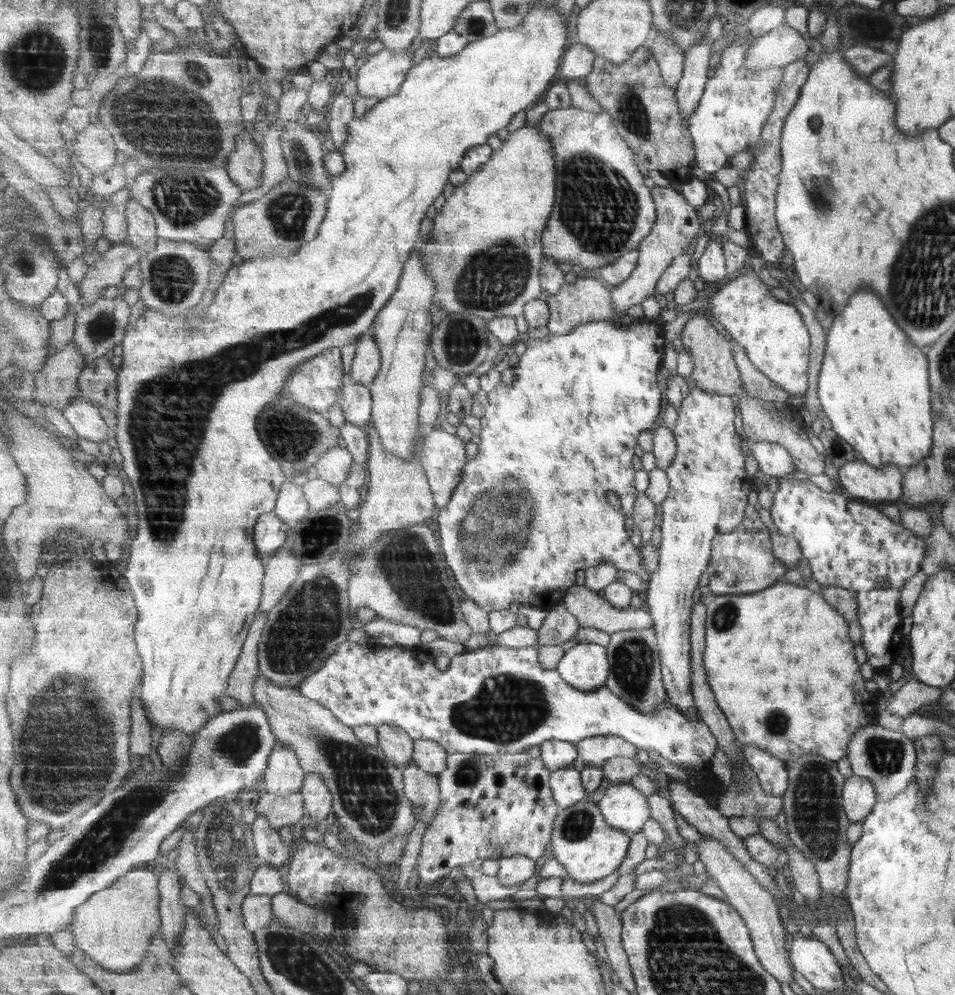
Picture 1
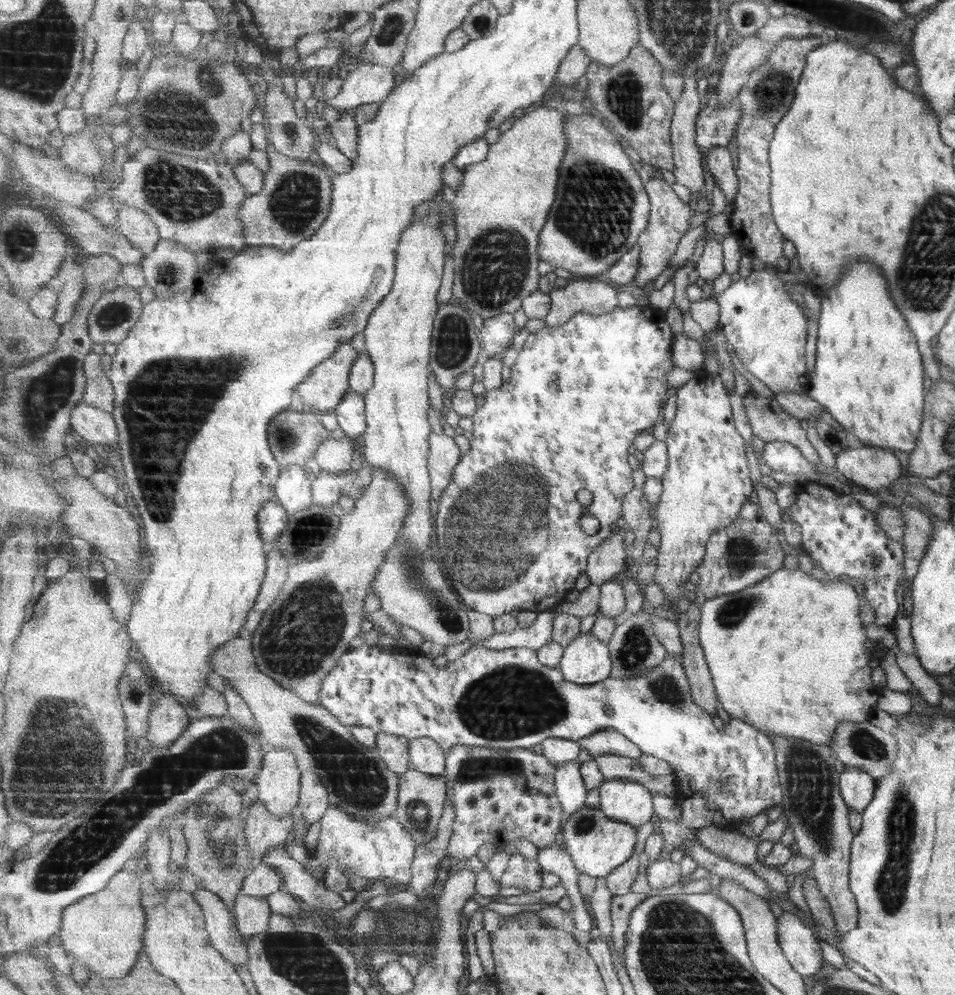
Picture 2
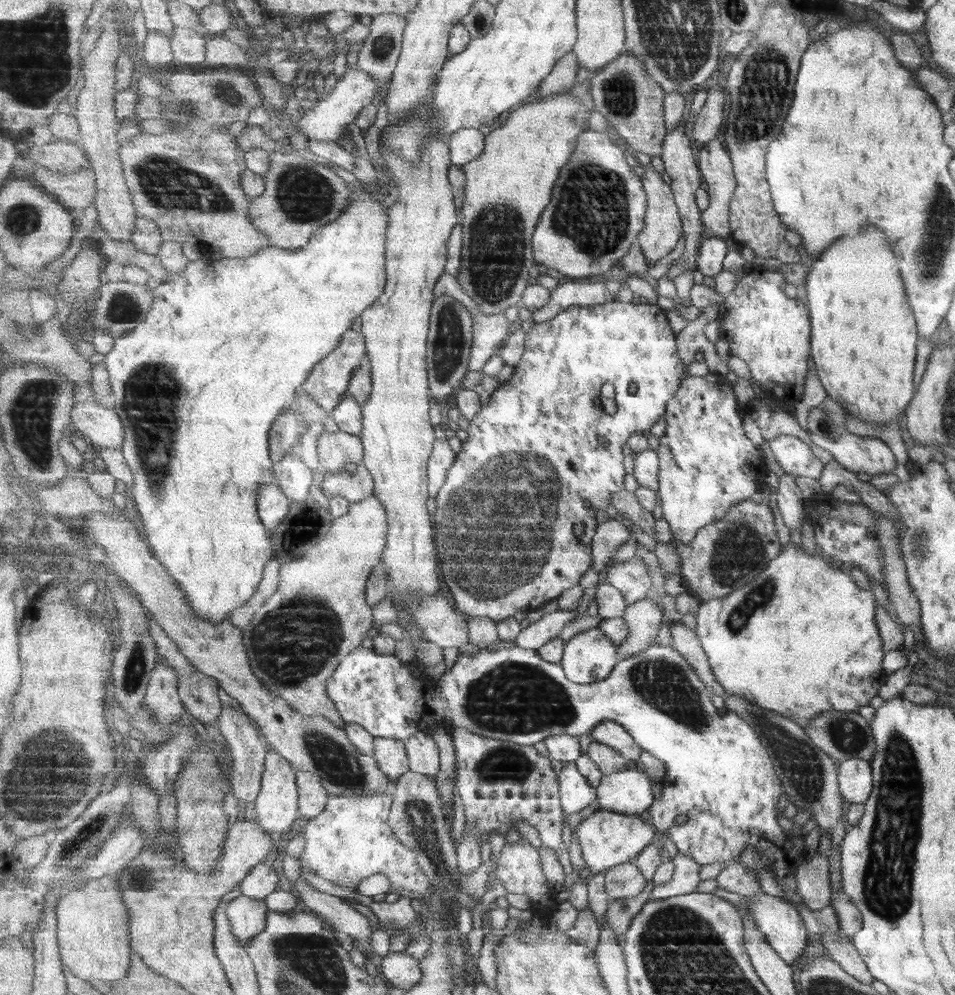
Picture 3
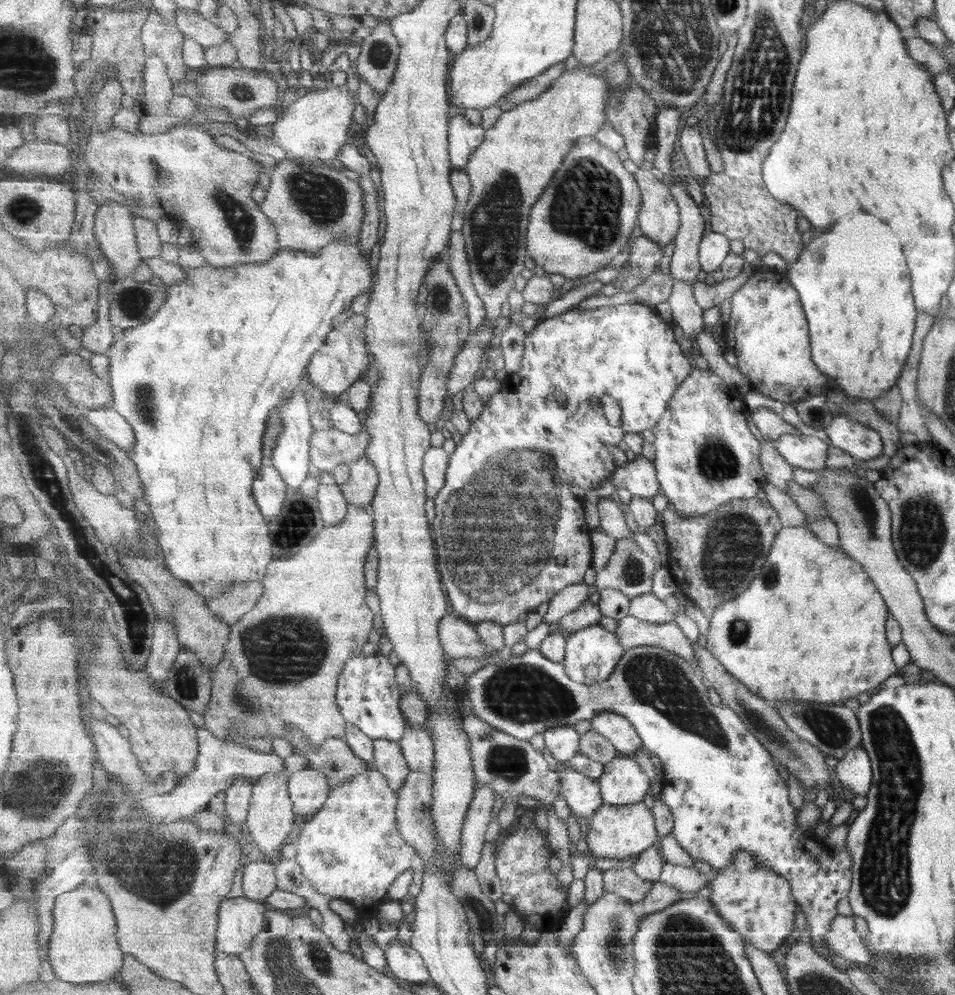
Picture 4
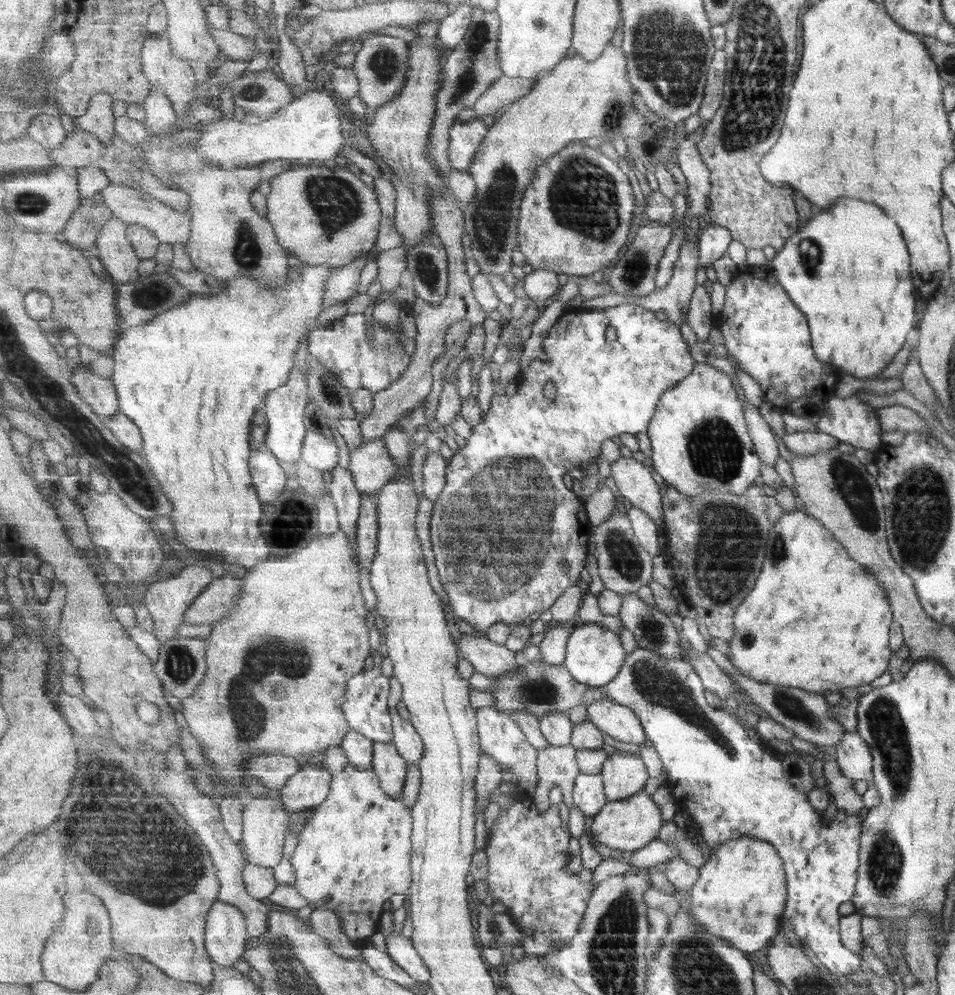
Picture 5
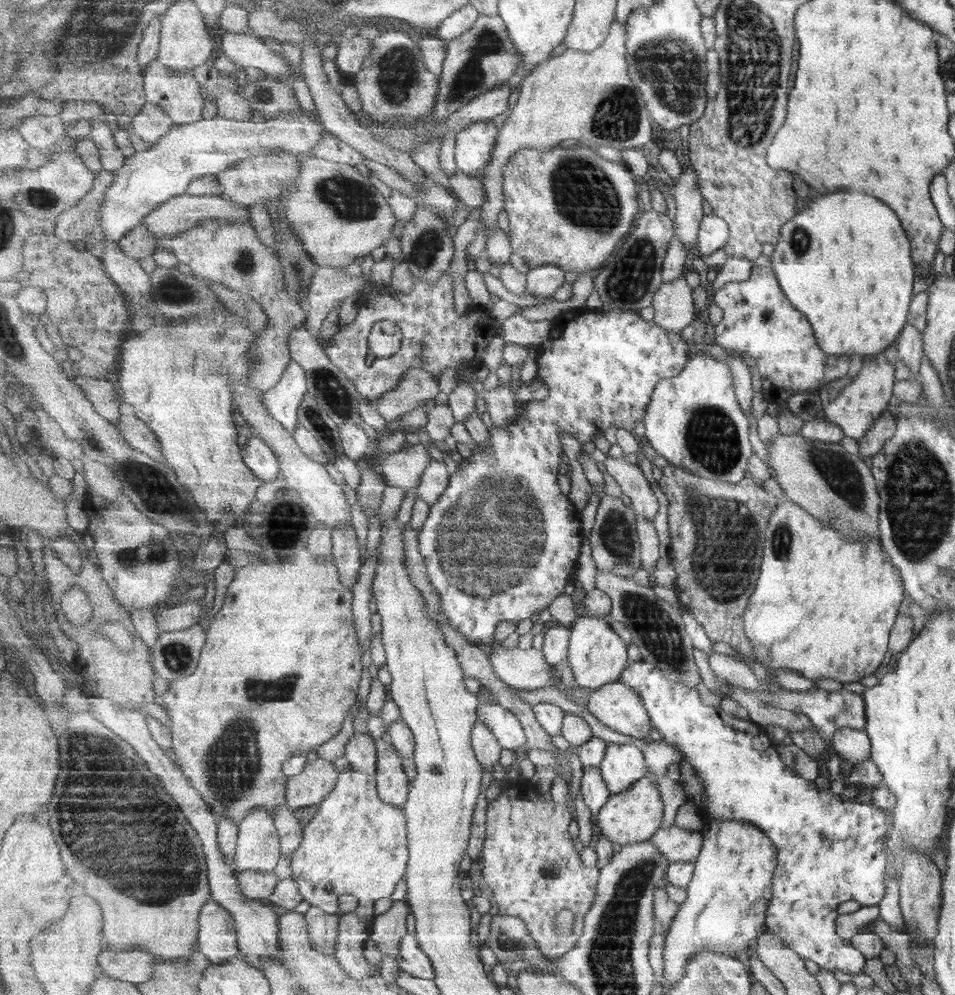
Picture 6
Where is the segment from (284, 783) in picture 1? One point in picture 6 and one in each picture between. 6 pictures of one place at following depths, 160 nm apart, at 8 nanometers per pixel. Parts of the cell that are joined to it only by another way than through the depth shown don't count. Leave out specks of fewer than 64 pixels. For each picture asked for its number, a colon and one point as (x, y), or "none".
2: (279, 782)
3: (277, 807)
4: (271, 819)
5: (266, 821)
6: (259, 849)

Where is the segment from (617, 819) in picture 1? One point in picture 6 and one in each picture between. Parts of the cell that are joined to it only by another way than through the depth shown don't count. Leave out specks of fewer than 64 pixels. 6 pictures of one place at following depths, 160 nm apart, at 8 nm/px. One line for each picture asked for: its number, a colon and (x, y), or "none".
2: (629, 802)
3: (630, 792)
4: (623, 783)
5: (624, 775)
6: (624, 764)

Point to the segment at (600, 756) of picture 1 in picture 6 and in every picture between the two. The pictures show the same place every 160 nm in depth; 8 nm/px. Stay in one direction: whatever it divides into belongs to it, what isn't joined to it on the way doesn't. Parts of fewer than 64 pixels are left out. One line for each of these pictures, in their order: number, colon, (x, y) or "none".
2: (609, 741)
3: (609, 732)
4: (618, 729)
5: (620, 722)
6: (620, 707)

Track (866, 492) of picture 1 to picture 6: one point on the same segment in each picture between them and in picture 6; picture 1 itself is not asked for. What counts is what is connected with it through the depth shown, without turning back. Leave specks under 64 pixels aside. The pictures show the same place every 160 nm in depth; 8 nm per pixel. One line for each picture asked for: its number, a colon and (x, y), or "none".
2: (874, 468)
3: (855, 453)
4: (863, 444)
5: (848, 420)
6: (859, 403)

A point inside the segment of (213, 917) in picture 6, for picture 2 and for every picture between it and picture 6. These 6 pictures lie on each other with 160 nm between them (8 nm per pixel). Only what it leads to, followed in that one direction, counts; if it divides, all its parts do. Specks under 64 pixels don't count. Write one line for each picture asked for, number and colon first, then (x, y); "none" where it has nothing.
2: (253, 914)
3: (248, 917)
4: (241, 919)
5: (226, 936)

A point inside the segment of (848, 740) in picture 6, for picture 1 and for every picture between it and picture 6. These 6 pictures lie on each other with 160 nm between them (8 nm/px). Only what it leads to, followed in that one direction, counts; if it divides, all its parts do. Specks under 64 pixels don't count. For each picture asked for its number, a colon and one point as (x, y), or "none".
1: (857, 797)
2: (856, 788)
3: (853, 777)
4: (853, 771)
5: (854, 761)

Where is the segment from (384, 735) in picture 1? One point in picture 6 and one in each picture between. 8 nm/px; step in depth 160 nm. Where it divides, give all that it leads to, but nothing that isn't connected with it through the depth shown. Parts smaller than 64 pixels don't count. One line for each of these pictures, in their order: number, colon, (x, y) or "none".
2: (394, 749)
3: (391, 755)
4: (389, 758)
5: (392, 769)
6: (393, 785)

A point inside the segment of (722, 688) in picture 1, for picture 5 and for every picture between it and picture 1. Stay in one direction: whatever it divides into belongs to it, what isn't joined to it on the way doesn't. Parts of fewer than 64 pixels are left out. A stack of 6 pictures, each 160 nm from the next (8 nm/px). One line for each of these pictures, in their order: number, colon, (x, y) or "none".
2: (786, 655)
3: (802, 639)
4: (811, 628)
5: (817, 621)

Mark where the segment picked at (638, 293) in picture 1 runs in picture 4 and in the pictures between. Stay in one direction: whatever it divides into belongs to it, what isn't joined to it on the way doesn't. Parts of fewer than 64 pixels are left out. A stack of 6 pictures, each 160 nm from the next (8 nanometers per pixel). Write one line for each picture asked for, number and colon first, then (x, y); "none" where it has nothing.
2: (669, 219)
3: (663, 225)
4: (659, 218)

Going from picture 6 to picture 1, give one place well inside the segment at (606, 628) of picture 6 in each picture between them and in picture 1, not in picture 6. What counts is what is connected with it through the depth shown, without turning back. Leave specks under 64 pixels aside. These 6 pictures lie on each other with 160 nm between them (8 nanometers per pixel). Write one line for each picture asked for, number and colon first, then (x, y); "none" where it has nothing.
1: (586, 666)
2: (587, 660)
3: (591, 656)
4: (592, 653)
5: (595, 654)

